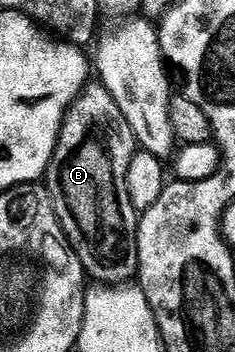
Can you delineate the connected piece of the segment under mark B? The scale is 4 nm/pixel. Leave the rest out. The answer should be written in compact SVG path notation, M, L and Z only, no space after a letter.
M87 83L62 120L44 191L87 277L99 284L122 286L138 274L140 213L128 194L128 170L135 151L134 131L116 98L101 83Z

